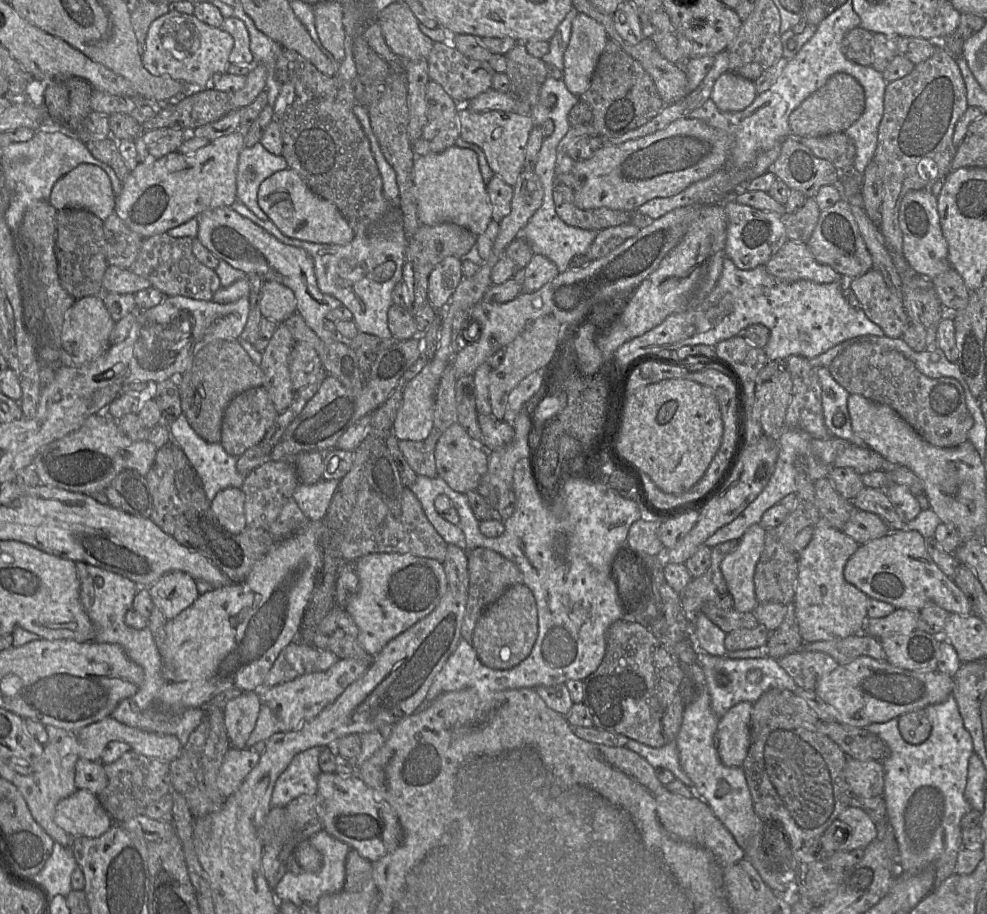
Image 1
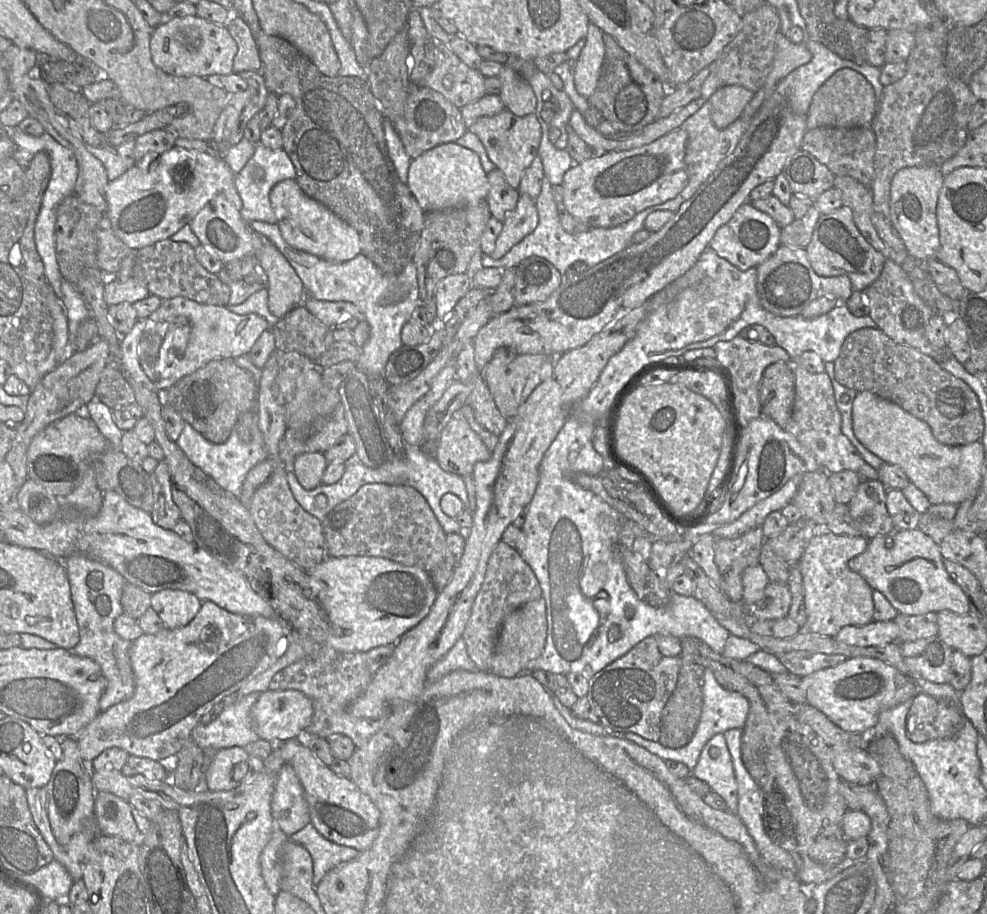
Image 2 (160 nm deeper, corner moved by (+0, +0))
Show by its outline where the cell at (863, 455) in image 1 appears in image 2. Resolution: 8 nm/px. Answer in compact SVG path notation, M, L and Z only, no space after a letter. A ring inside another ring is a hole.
M793 366L793 372L795 399L792 416L785 430L813 454L821 469L827 473L844 470L858 472L865 461L841 431L841 414L836 406L834 390L828 374L810 373L799 366Z

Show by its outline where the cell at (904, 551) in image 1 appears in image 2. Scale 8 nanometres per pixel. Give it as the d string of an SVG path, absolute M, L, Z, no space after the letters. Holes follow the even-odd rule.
M920 529L901 530L869 539L864 552L850 559L848 567L861 575L873 590L881 592L900 614L921 615L950 610L959 615L969 614L969 603L961 587L949 576L939 546Z

